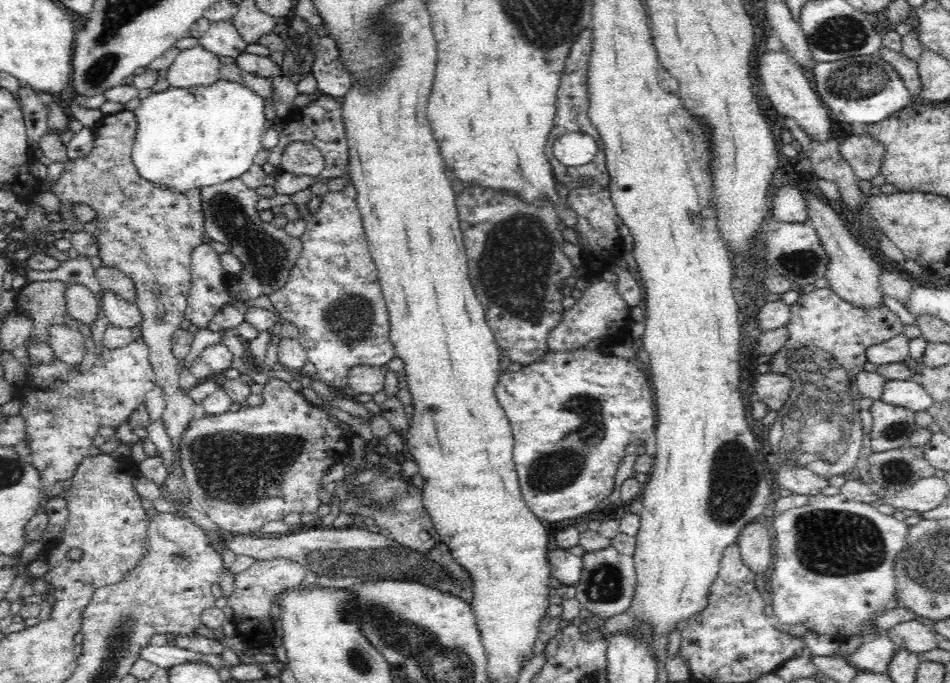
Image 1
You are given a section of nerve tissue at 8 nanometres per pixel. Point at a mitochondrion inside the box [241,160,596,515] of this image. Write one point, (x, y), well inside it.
(515, 269)

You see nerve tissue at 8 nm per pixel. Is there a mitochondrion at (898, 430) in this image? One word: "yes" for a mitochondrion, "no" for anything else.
yes

